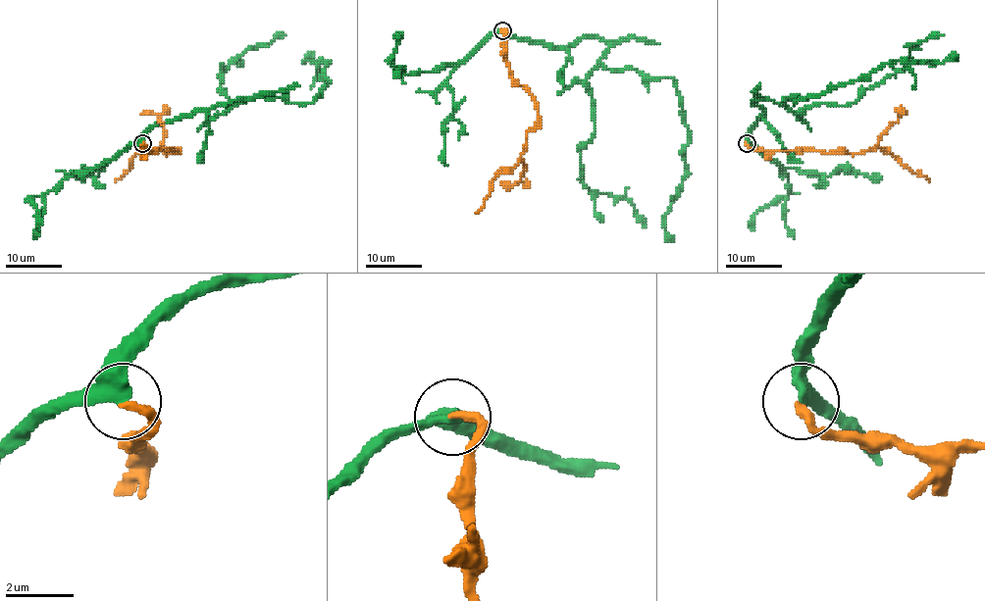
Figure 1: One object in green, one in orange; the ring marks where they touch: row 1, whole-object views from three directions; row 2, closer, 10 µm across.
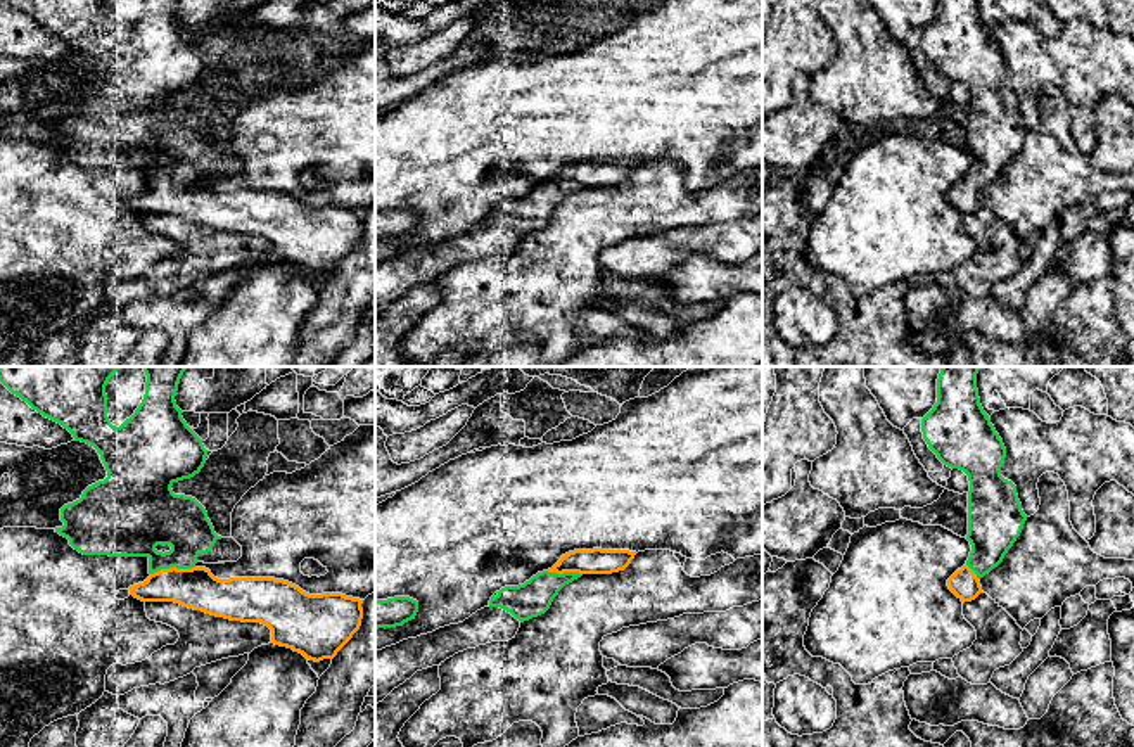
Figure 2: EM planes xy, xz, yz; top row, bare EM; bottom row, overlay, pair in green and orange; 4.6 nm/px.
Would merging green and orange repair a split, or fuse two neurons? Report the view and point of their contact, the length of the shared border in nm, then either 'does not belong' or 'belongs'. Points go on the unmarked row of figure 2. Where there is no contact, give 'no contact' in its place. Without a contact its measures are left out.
contact xy (172, 178); length 220 nm; belongs

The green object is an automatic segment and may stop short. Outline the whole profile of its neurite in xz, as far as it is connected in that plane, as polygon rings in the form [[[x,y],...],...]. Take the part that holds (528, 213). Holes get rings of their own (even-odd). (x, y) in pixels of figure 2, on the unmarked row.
[[[574,163],[548,183],[538,185],[519,199],[505,199],[491,209],[489,220],[510,225],[520,235],[545,227],[558,204],[583,187],[612,187],[624,183],[636,164],[629,163]]]

